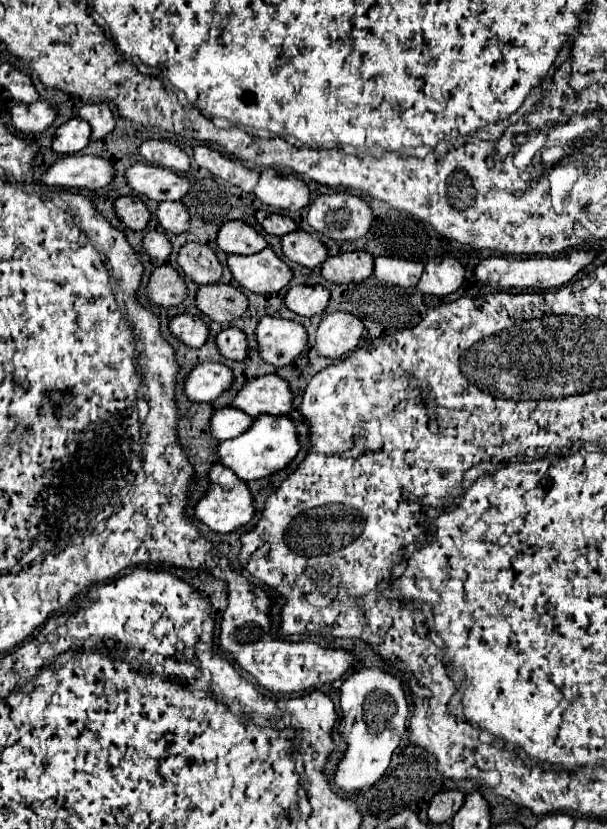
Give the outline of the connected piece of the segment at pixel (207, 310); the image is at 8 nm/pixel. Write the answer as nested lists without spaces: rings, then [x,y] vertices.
[[[210,283],[210,285],[198,287],[196,307],[210,321],[234,321],[246,311],[248,299],[240,289],[232,285]]]

